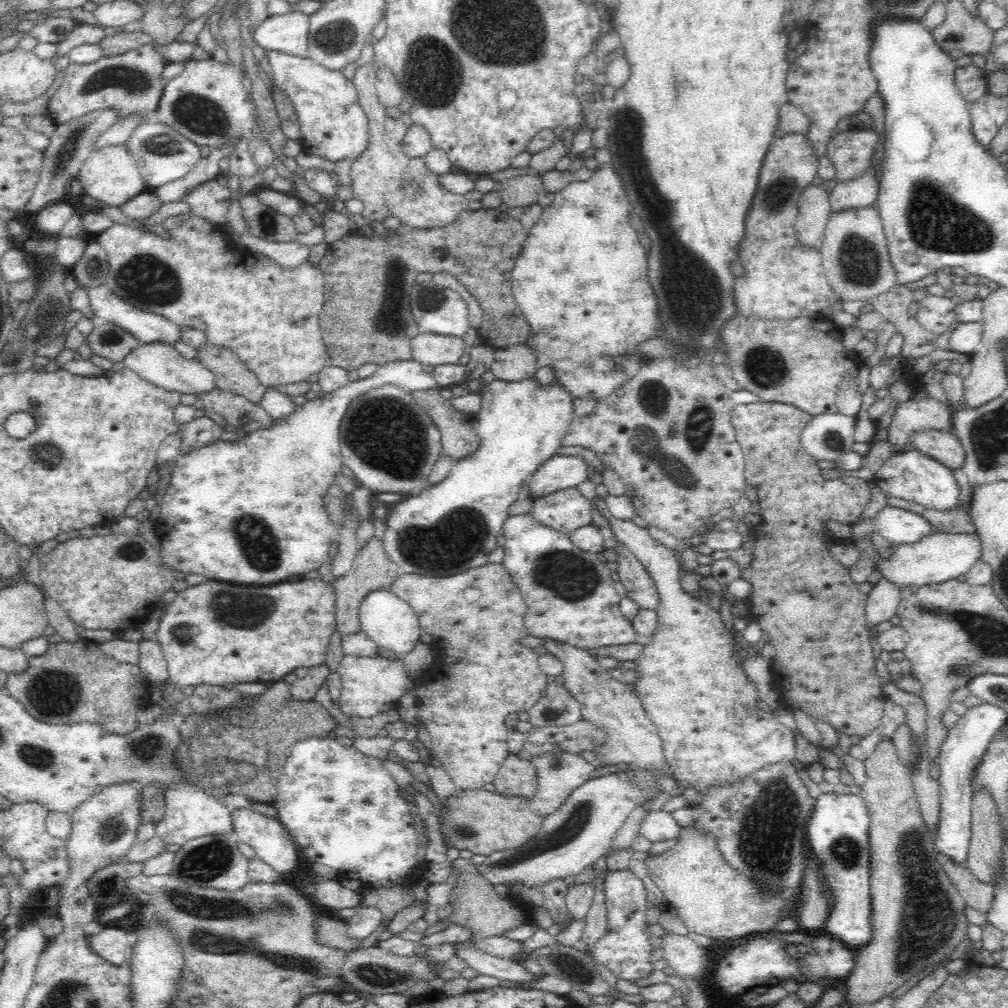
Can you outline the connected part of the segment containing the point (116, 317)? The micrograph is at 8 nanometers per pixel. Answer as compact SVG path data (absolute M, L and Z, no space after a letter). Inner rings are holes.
M100 284L94 288L85 288L90 301L93 318L99 323L110 323L116 325L134 335L141 343L167 342L173 345L180 340L180 328L171 320L159 314L140 310L132 304L128 304L122 297L116 296L105 284Z

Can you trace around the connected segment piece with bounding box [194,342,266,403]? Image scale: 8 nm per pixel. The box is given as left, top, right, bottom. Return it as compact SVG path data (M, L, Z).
M207 342L196 348L194 358L212 372L214 386L220 390L232 390L254 403L258 402L265 392L266 387L231 348Z

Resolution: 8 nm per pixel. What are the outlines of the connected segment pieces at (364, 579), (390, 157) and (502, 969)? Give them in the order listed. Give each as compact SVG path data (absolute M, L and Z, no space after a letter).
M372 536L362 548L359 548L359 554L355 557L351 570L337 579L334 584L334 595L336 595L336 602L334 602L335 621L341 635L354 634L354 632L361 630L358 614L362 598L370 590L389 588L393 580L398 578L398 575L398 566L388 559L382 539L380 540L380 538Z
M358 67L353 84L358 95L358 103L368 119L368 144L362 154L350 166L350 188L352 196L363 202L364 208L359 222L383 223L387 218L396 218L404 230L434 230L444 228L458 219L461 212L469 209L469 200L457 195L440 184L441 175L432 172L425 158L412 158L396 144L385 131L384 107L380 105L376 93L377 72L374 67Z
M452 943L455 948L454 956L460 957L468 968L478 972L479 975L491 976L497 981L524 982L534 980L534 974L526 972L523 964L517 964L513 960L504 960L482 952L474 947L474 944Z

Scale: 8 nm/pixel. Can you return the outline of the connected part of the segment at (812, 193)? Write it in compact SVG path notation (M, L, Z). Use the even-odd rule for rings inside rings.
M819 182L808 184L799 200L799 213L795 224L799 241L819 250L831 216L829 194Z

